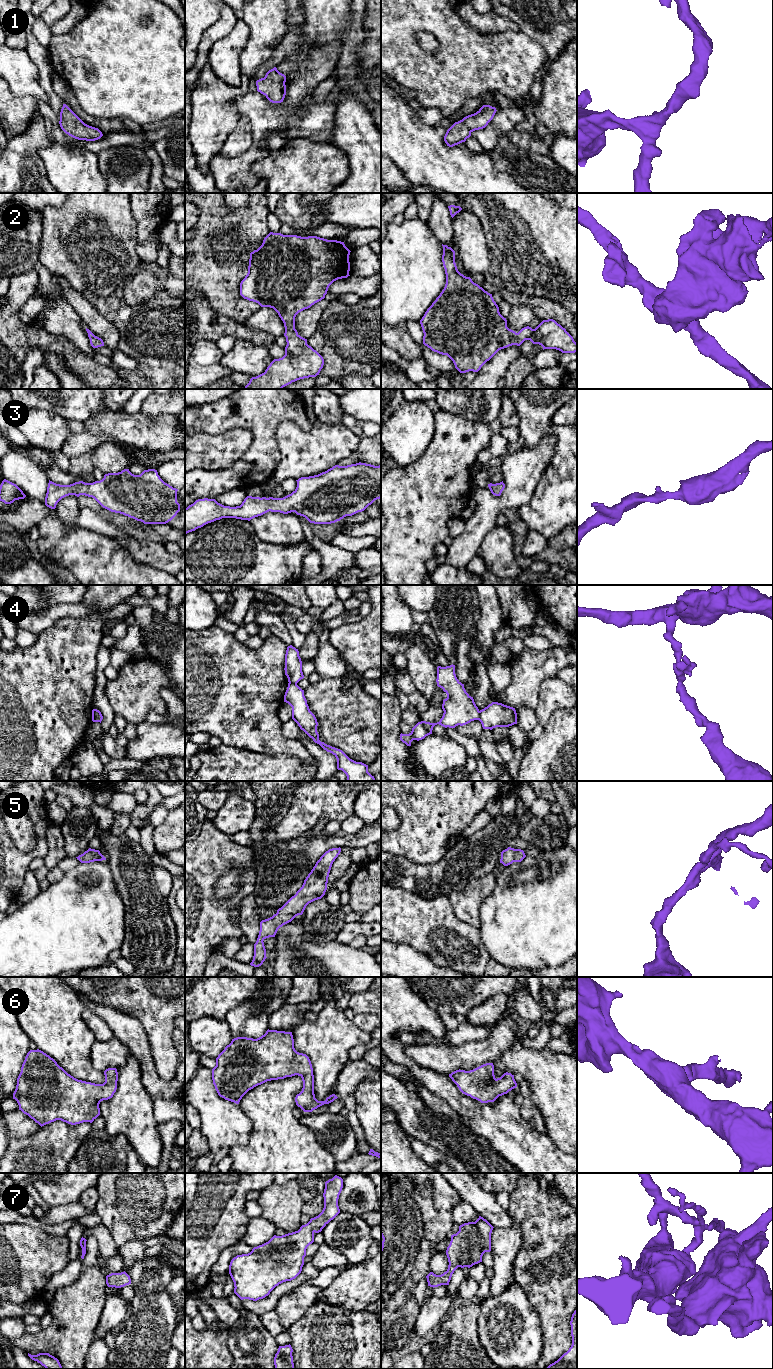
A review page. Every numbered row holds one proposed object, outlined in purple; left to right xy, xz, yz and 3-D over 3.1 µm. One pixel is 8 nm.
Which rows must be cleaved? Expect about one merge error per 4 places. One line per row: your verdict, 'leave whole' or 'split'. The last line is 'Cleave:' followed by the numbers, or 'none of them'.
1: leave whole
2: leave whole
3: leave whole
4: split
5: leave whole
6: leave whole
7: leave whole
Cleave: 4

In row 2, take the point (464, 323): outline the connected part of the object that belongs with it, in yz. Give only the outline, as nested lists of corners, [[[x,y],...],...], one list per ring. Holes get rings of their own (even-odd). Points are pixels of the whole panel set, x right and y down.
[[[447,245],[442,246],[446,284],[420,320],[425,346],[434,352],[447,355],[460,373],[478,372],[499,350],[512,345],[520,346],[525,340],[541,345],[543,350],[577,352],[577,343],[573,337],[553,319],[543,320],[535,329],[524,327],[518,333],[509,329],[492,294],[474,283],[470,277],[461,274],[455,263],[455,251]]]

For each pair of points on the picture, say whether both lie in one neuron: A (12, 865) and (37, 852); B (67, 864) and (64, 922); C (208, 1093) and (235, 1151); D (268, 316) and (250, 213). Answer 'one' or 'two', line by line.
A: one
B: two
C: two
D: two

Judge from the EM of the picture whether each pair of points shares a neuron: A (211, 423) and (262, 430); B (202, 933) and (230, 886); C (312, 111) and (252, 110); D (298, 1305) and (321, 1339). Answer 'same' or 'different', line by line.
A: same
B: different
C: same
D: different

